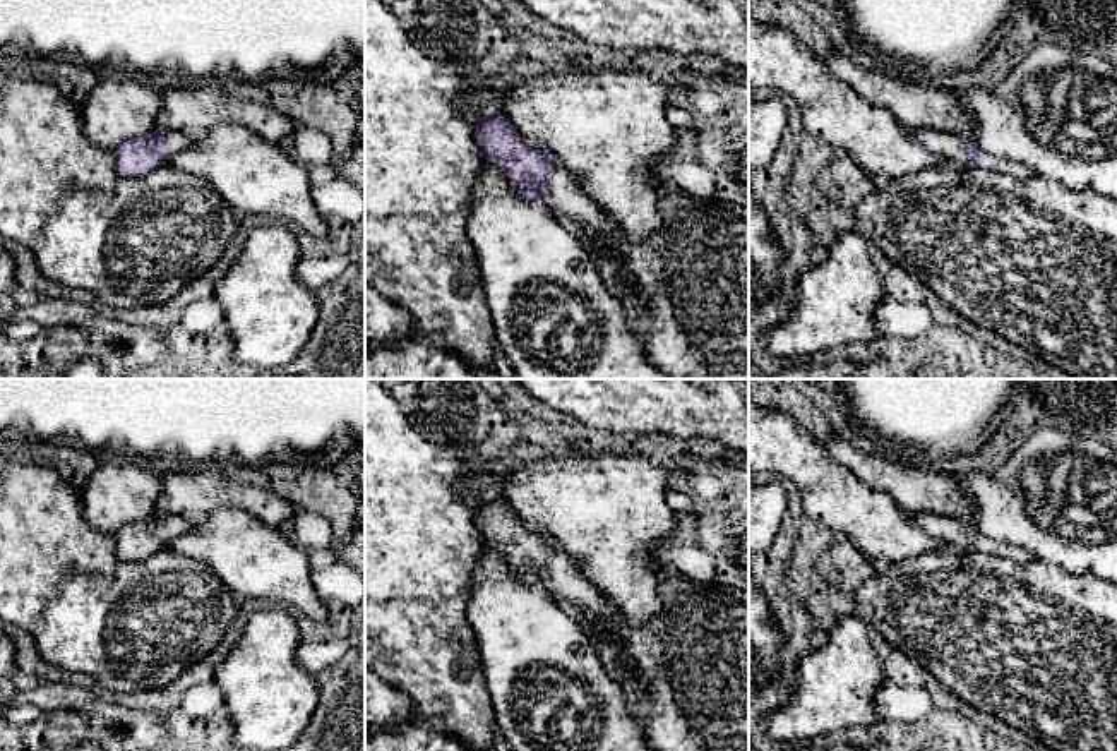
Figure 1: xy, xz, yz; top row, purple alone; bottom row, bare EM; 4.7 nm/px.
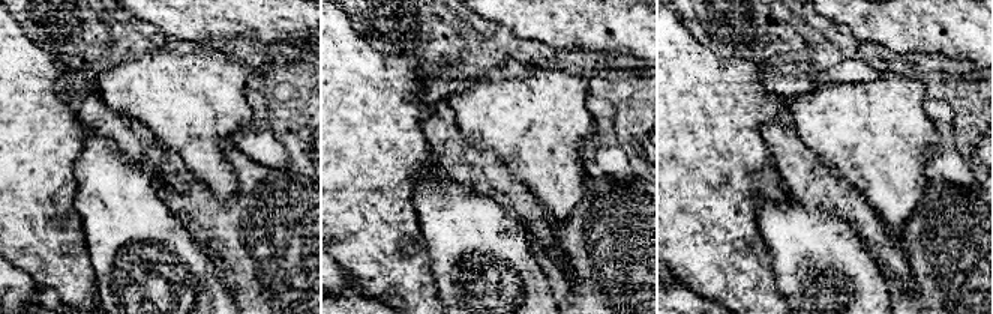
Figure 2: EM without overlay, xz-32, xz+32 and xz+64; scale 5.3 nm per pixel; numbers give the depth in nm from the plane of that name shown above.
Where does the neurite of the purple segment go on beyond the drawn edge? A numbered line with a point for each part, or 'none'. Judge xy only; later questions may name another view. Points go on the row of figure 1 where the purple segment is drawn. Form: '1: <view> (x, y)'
1: xy (175, 141)

